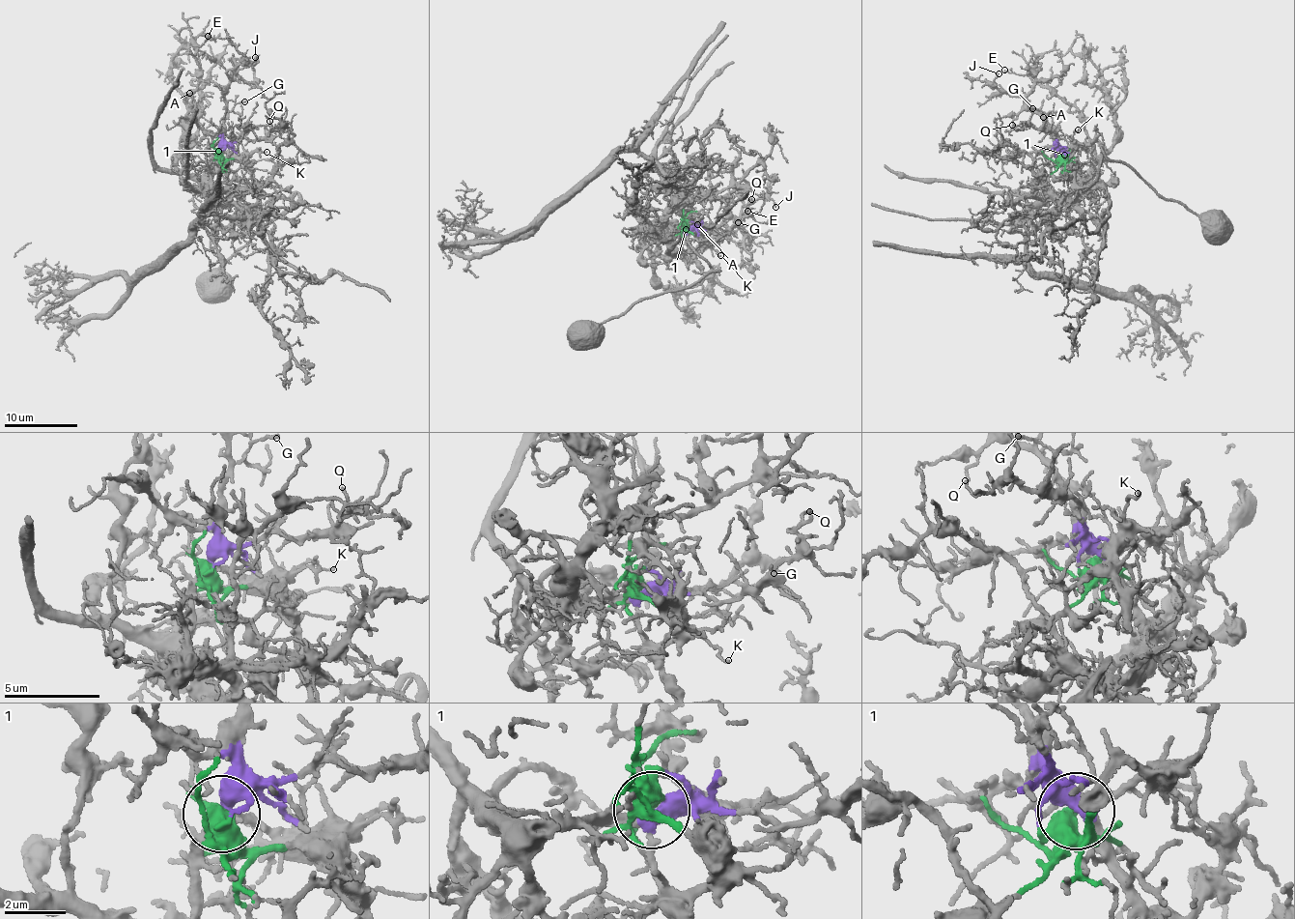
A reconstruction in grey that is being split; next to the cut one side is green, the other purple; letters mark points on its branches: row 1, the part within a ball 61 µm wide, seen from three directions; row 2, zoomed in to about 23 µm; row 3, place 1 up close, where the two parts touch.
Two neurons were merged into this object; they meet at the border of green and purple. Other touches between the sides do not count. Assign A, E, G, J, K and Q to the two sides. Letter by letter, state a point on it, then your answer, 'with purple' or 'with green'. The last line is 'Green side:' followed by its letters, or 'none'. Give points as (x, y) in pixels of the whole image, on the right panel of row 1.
A: at (1043, 117); with purple
E: at (1004, 70); with purple
G: at (1032, 108); with purple
J: at (999, 73); with purple
K: at (1078, 129); with green
Q: at (1012, 125); with purple
Green side: K

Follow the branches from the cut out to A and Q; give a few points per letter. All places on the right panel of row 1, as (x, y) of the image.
A: (1055, 158), (1056, 152), (1061, 153), (1083, 182), (1076, 183), (1061, 169), (1055, 139), (1044, 117)
Q: (1055, 158), (1056, 134), (1048, 128), (1017, 129), (1012, 124)

